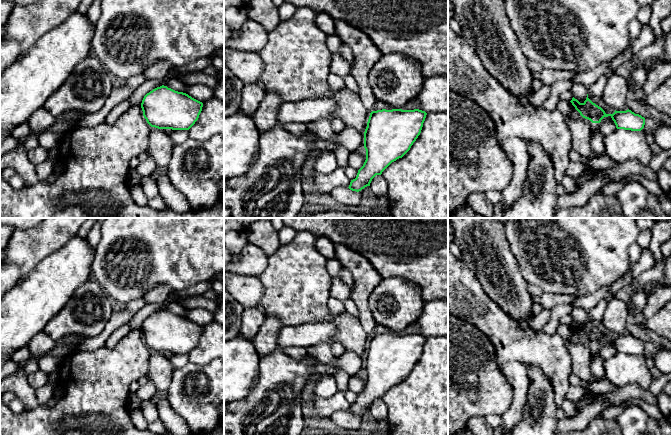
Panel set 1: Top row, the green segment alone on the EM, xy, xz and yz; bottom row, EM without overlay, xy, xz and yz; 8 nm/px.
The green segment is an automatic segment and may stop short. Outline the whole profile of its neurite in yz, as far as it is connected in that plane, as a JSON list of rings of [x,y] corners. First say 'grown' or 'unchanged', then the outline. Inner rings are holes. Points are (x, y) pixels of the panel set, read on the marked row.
unchanged | [[[588,94],[583,103],[580,103],[574,97],[570,102],[583,118],[590,120],[592,123],[600,123],[604,117],[610,116],[617,129],[641,131],[645,125],[645,118],[629,109],[626,111],[615,110],[613,114],[606,114],[601,107],[588,98]]]

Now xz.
unchanged | [[[377,110],[370,113],[364,132],[366,160],[349,189],[359,192],[394,161],[402,158],[421,133],[427,113],[414,110]]]

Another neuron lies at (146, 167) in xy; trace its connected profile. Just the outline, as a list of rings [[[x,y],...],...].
[[[148,157],[146,160],[140,162],[138,167],[134,170],[142,178],[144,176],[150,175],[156,169],[156,167],[156,163],[150,157]]]

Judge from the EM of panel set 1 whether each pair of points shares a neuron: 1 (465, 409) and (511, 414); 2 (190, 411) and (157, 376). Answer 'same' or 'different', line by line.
1: different
2: different

